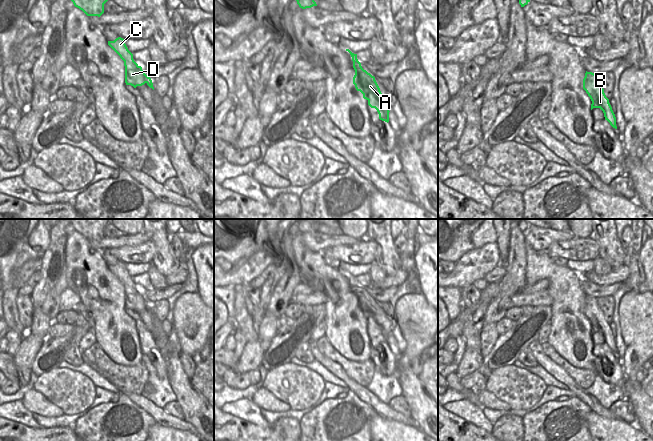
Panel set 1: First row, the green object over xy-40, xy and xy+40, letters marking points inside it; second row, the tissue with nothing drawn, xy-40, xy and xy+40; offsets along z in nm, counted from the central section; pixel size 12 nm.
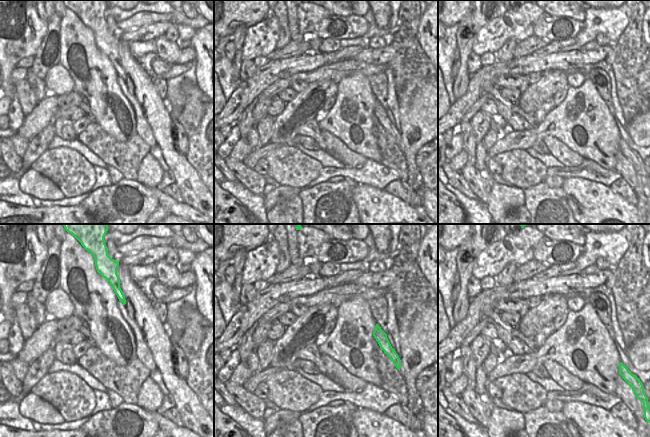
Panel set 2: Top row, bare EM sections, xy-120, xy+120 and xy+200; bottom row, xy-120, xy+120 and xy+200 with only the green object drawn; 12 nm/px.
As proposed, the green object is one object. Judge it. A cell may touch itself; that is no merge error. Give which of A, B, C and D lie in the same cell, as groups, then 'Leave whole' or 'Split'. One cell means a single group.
Groups: A B C D. Leave whole.

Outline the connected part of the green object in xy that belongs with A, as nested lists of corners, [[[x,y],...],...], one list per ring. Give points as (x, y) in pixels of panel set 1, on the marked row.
[[[346,49],[346,51],[348,51],[352,57],[353,68],[355,70],[353,84],[356,90],[363,94],[363,98],[368,101],[368,105],[371,108],[377,110],[379,119],[388,123],[390,111],[375,77],[362,68],[361,63],[357,59],[357,54],[352,53],[349,49]]]

